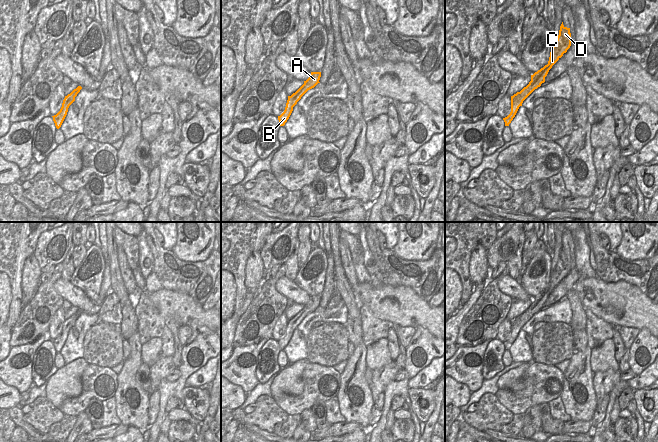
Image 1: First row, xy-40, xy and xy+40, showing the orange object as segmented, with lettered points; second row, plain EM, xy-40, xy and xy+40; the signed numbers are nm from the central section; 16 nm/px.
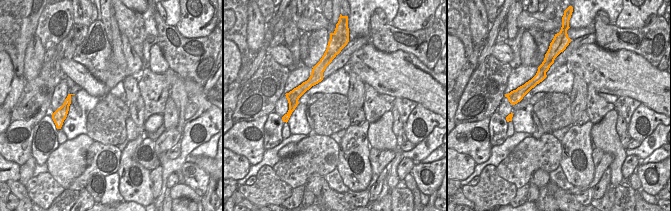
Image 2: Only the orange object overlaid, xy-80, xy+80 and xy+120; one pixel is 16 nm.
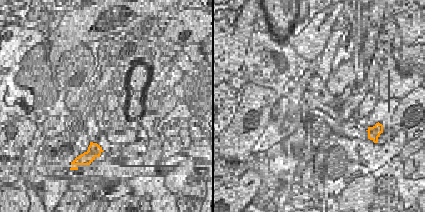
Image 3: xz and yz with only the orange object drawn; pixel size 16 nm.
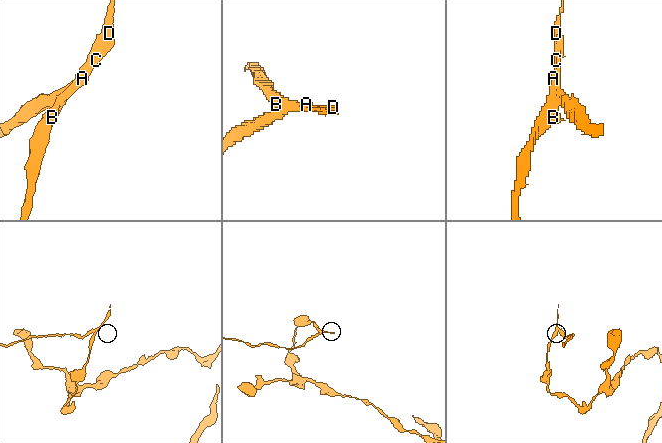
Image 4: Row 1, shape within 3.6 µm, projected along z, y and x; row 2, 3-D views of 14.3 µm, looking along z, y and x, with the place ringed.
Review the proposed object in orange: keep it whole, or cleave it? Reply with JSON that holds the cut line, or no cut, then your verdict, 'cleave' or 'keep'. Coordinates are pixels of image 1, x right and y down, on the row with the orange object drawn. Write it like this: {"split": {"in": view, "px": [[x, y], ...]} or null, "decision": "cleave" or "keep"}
{"split": {"in": "xy+40", "px": [[511, 100], [516, 98], [521, 103]]}, "decision": "cleave"}

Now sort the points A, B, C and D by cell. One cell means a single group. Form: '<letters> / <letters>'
A C D / B

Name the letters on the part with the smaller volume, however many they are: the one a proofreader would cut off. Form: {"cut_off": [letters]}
{"cut_off": ["A", "C", "D"]}

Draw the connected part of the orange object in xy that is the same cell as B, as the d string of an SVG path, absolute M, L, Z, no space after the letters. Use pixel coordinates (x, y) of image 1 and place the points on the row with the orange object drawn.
M292 94L291 96L288 96L285 110L280 116L278 116L280 126L285 125L285 123L287 122L287 120L289 119L289 117L293 111L293 107L296 104L297 104L297 101L294 99L294 94Z

